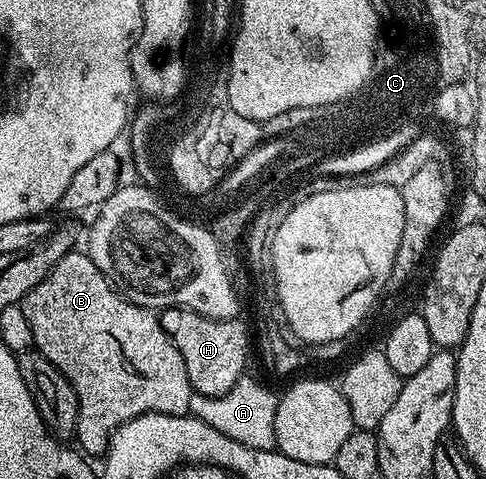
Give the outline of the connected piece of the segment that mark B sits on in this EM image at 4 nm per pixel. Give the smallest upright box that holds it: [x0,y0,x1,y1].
[20,250,192,457]

